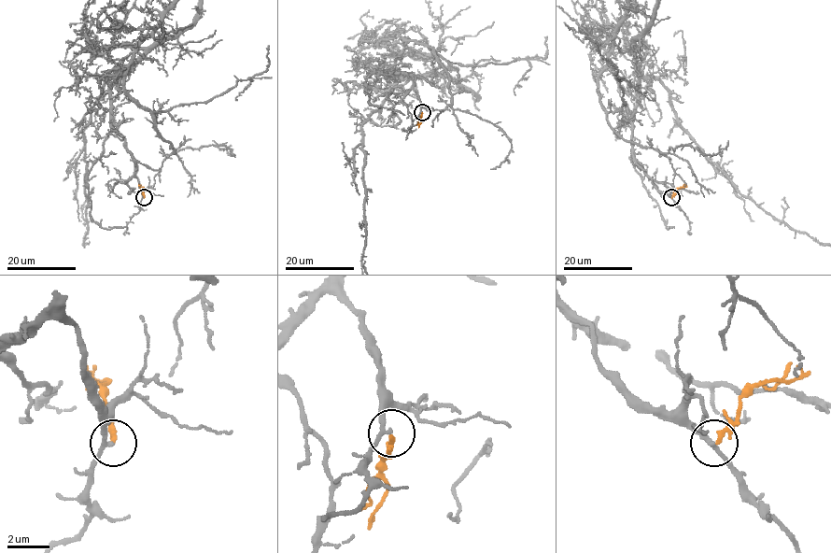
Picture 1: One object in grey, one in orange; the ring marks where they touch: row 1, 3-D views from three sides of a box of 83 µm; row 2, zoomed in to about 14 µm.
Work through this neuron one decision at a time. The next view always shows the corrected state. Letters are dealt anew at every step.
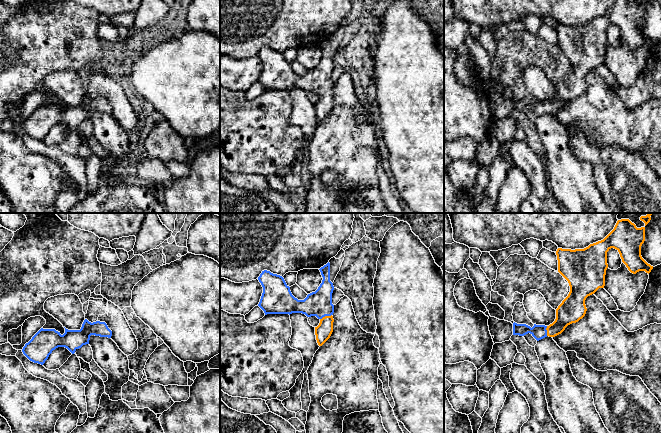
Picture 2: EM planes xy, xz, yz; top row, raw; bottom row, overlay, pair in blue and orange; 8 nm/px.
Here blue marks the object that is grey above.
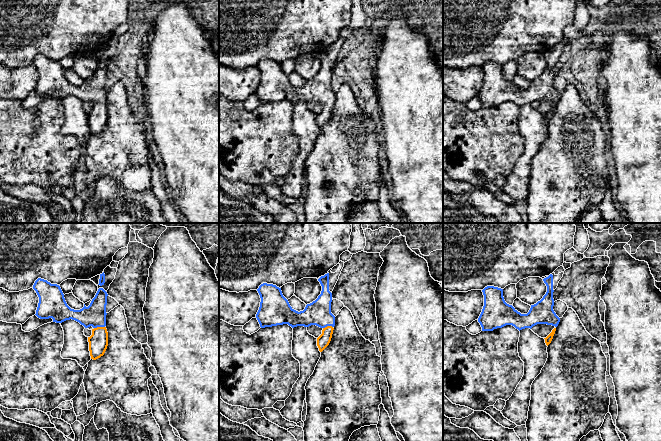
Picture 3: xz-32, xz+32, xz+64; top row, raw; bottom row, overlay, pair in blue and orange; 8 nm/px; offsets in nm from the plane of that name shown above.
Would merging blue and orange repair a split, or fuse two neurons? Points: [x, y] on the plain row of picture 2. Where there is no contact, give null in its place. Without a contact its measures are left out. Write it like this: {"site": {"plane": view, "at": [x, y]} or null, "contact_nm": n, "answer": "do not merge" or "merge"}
{"site": {"plane": "xz", "at": [325, 91]}, "contact_nm": 100, "answer": "merge"}

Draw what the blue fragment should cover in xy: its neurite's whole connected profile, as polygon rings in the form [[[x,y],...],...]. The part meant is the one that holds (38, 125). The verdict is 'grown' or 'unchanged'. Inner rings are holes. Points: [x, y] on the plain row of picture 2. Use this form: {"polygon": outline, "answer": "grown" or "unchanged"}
{"polygon": [[[84,96],[80,106],[65,104],[63,111],[55,105],[41,104],[22,125],[23,130],[32,138],[43,141],[49,131],[58,123],[67,124],[72,130],[83,121],[89,120],[90,112],[111,114],[112,107],[105,98]]], "answer": "unchanged"}

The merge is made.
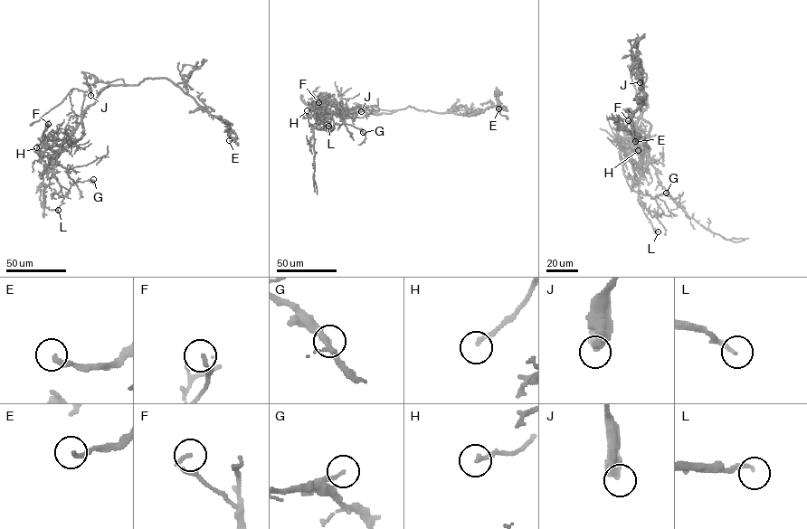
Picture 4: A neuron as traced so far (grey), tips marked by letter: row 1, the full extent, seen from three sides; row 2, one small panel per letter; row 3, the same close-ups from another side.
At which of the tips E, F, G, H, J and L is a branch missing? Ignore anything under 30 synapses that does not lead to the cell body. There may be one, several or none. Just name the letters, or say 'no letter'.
no letter

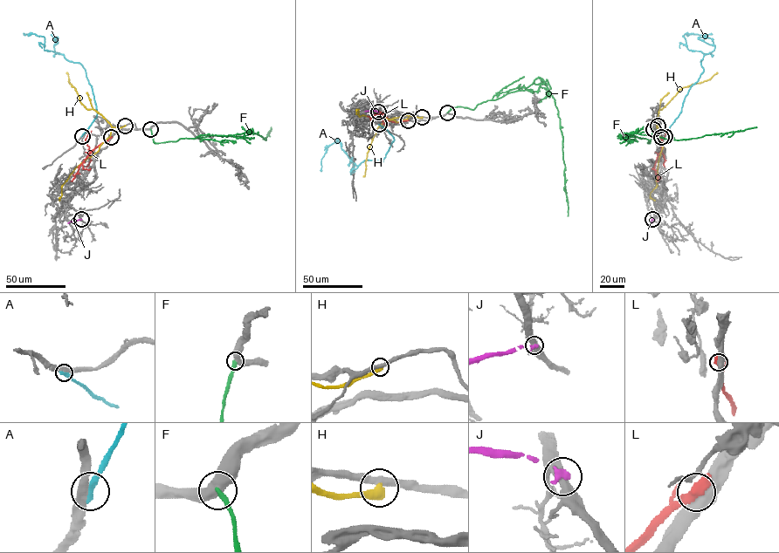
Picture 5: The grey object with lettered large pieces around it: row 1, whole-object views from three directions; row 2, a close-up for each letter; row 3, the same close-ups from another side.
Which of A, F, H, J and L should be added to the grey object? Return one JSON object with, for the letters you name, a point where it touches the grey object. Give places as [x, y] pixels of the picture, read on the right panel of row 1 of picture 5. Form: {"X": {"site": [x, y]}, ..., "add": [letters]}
{"add": []}

